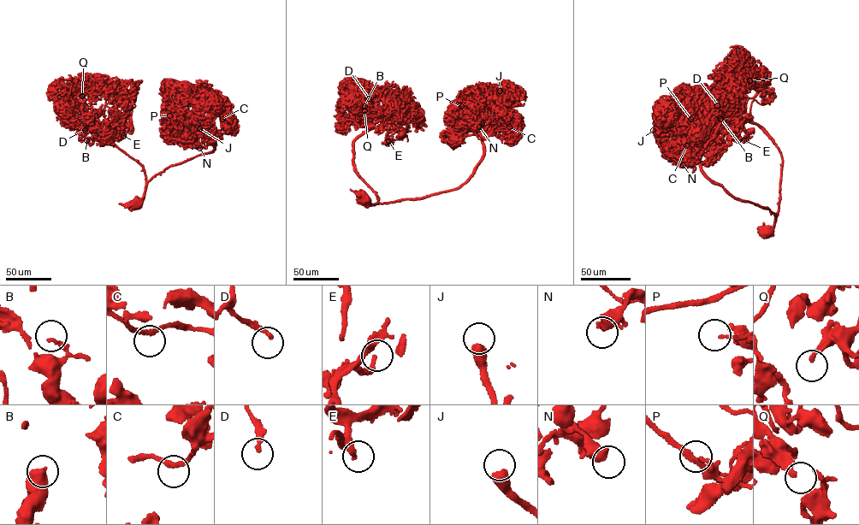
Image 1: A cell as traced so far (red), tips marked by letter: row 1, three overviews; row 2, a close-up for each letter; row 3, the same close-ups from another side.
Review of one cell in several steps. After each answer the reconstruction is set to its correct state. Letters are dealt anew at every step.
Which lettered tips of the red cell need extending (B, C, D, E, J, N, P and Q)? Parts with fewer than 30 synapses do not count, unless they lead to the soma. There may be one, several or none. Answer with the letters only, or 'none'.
D, J, P

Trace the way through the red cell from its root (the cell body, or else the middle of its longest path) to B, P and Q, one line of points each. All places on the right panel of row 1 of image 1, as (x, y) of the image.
B: (766, 234), (778, 211), (783, 160), (761, 126), (726, 109), (721, 125), (719, 118), (725, 120), (720, 119)
P: (766, 234), (773, 227), (773, 213), (732, 196), (708, 179), (672, 111), (682, 111), (690, 119)
Q: (766, 234), (778, 211), (783, 160), (747, 117), (745, 102), (759, 91), (749, 80)

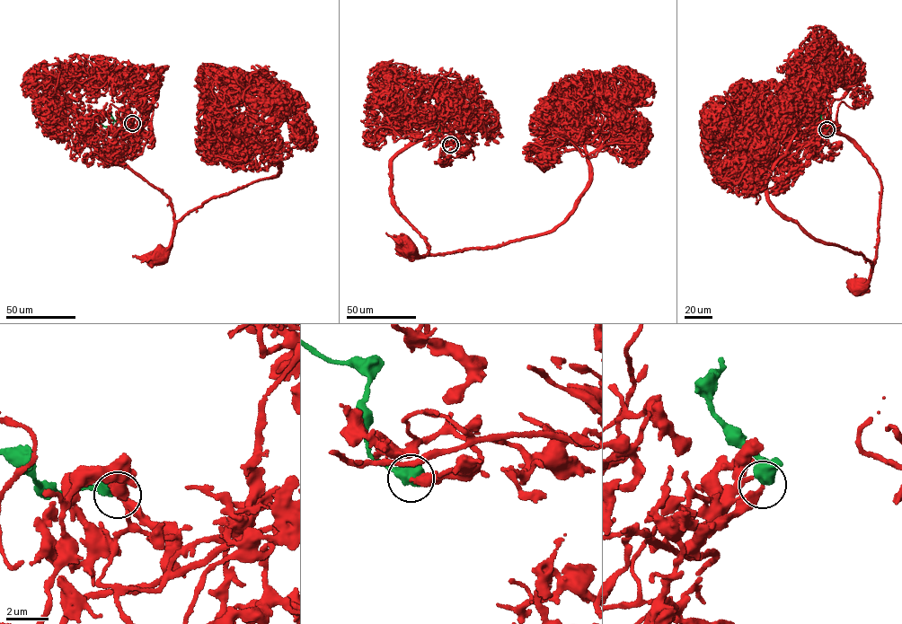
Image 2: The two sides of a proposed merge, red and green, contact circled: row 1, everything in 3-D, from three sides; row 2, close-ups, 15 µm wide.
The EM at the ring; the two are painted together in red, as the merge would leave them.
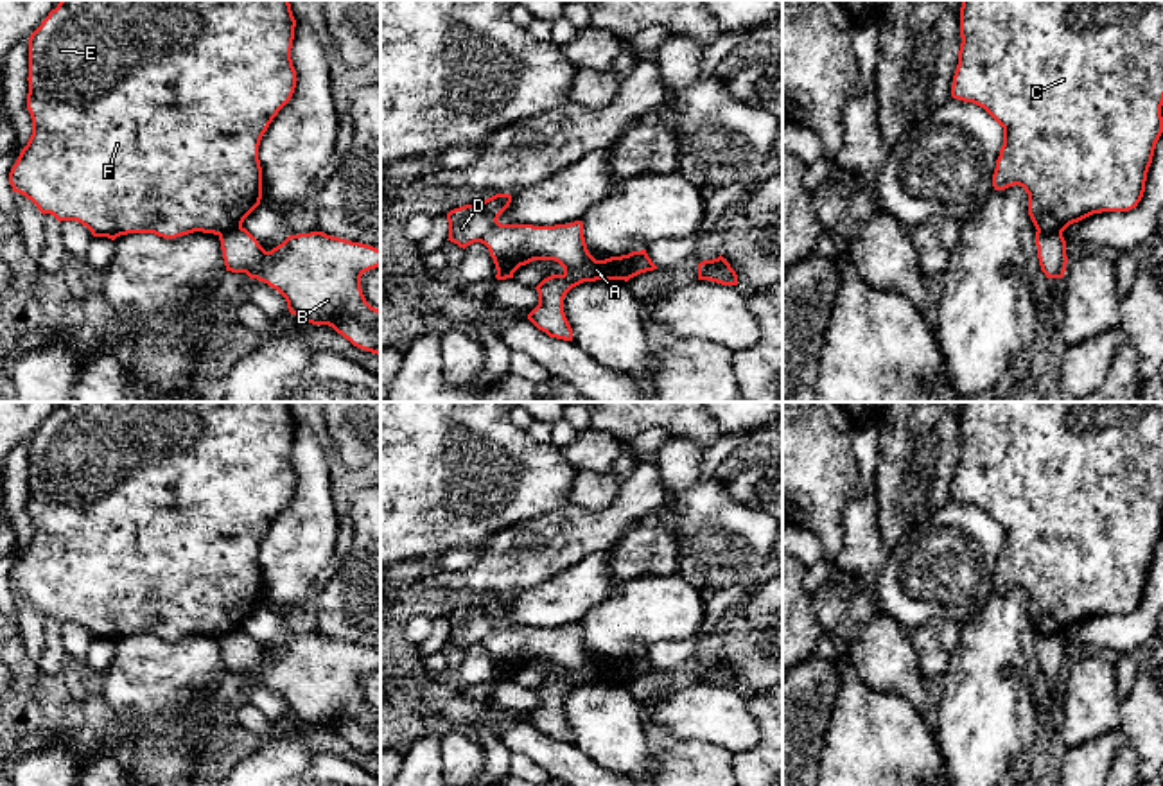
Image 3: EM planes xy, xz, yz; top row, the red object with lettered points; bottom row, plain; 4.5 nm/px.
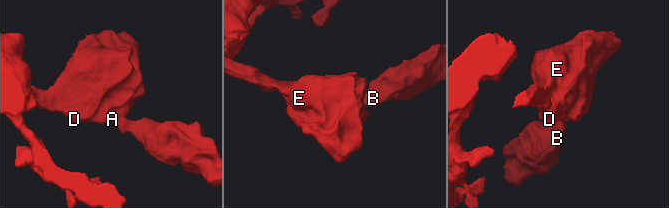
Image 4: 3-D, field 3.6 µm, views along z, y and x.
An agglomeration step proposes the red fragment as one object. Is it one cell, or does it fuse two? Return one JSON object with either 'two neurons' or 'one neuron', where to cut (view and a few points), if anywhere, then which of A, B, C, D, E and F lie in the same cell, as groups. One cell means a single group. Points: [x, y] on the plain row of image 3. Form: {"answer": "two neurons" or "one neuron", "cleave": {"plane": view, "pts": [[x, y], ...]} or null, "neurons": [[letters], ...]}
{"answer": "two neurons", "cleave": {"plane": "yz", "pts": [[1038, 630], [1061, 636]]}, "neurons": [["A", "C", "D", "E", "F"], ["B"]]}

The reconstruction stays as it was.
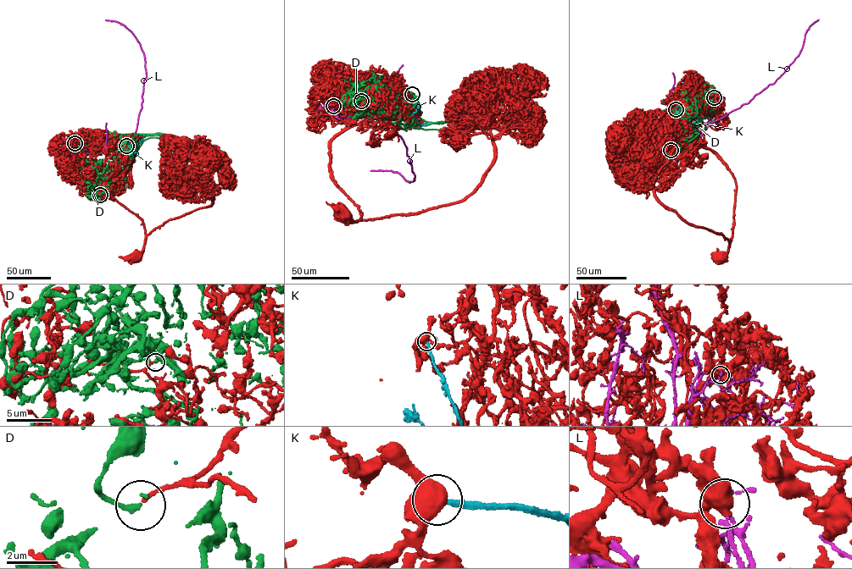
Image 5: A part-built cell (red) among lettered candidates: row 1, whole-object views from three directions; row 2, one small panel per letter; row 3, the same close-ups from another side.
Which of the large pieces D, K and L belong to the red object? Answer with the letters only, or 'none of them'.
none of them

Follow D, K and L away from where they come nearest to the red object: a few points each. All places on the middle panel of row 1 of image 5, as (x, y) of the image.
D: (361, 101), (356, 92), (379, 90), (378, 80), (366, 96), (437, 124), (412, 116), (405, 129), (379, 109)
K: (412, 94), (419, 104), (413, 116), (422, 125), (434, 123)
L: (333, 106), (370, 113), (395, 129), (406, 146), (415, 177), (409, 182), (396, 172), (370, 170)

